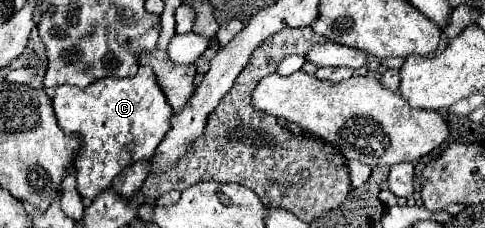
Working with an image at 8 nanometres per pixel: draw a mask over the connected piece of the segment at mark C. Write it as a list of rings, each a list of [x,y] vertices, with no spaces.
[[[141,66],[137,76],[133,78],[101,78],[87,86],[85,90],[77,86],[59,86],[53,96],[53,110],[59,120],[61,130],[75,130],[81,138],[79,154],[73,162],[77,170],[77,192],[85,198],[95,198],[101,190],[107,190],[113,182],[113,178],[129,164],[149,158],[155,154],[155,148],[171,128],[169,120],[173,116],[173,110],[169,108],[165,94],[161,92],[161,86],[157,84],[157,78],[153,76],[149,66]]]

